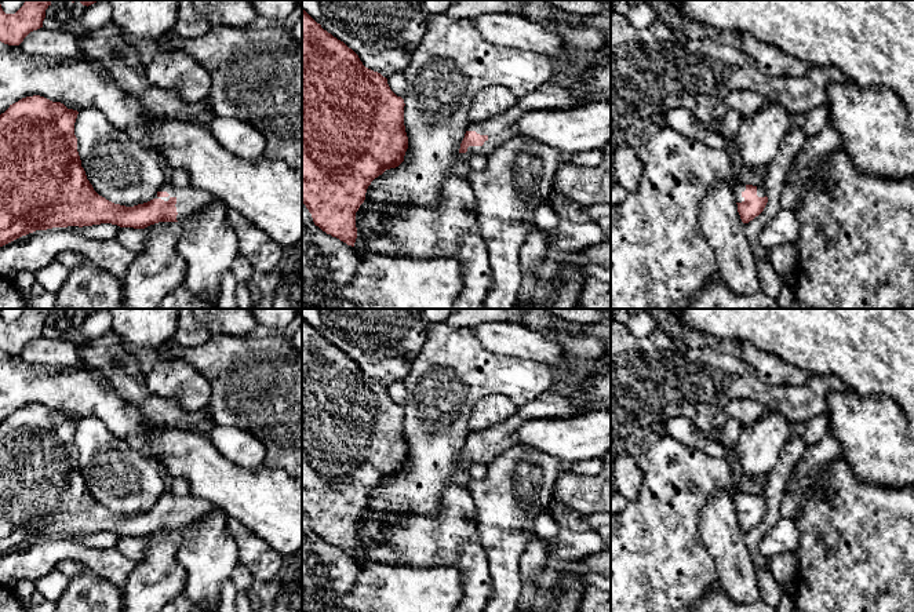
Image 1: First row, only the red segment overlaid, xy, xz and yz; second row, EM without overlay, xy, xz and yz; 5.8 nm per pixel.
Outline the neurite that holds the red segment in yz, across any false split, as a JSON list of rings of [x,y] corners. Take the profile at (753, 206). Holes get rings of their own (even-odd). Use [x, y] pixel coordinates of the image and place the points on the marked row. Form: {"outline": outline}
{"outline": [[[735,182],[732,189],[738,204],[738,212],[743,223],[749,223],[764,211],[768,203],[764,187]]]}

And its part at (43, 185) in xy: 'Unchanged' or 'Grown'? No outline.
Grown

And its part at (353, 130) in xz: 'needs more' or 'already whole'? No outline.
already whole

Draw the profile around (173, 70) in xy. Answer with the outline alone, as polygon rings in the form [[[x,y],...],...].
[[[164,50],[146,66],[150,84],[176,94],[186,103],[207,102],[210,95],[210,74],[190,55]]]

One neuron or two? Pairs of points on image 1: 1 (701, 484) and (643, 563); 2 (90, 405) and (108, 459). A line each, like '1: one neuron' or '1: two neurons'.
1: one neuron
2: two neurons

